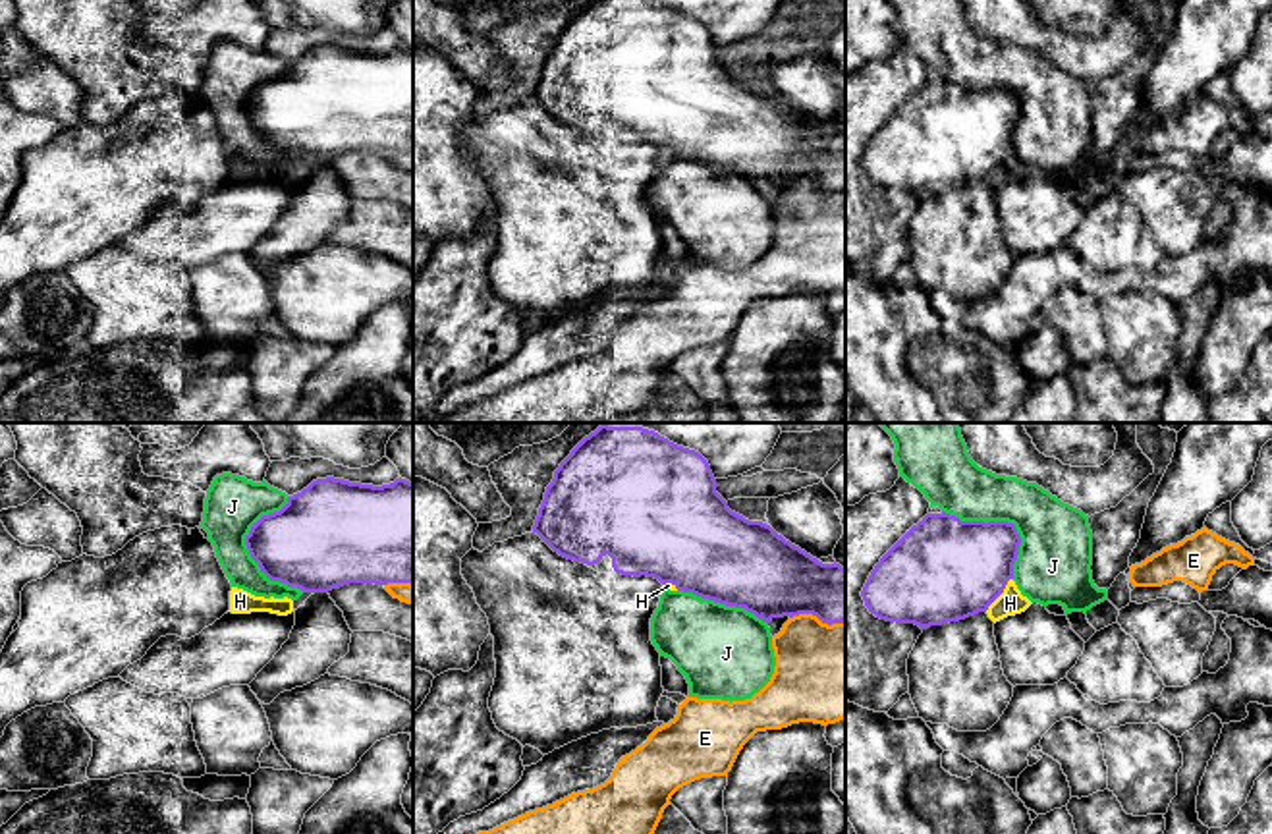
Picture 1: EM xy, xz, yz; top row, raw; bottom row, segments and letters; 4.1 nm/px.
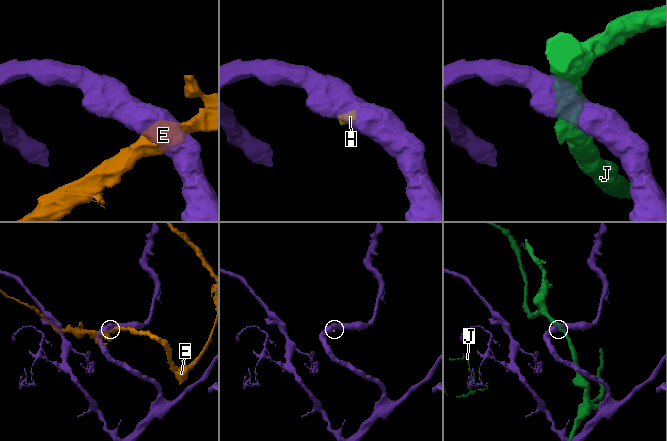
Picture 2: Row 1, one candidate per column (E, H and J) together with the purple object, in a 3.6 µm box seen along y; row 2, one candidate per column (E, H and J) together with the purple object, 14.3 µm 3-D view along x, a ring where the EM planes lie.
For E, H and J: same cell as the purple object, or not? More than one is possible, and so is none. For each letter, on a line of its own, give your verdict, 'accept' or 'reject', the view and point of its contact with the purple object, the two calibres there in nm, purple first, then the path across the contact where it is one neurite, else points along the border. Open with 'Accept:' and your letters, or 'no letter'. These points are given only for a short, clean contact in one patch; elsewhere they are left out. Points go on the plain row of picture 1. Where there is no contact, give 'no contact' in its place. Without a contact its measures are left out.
Accept: H
E: reject | xz (817, 184) | 340/400 nm
H: accept | yz (1000, 161) | 420/110 nm | across yz (946, 138), (973, 139), (1000, 161), (1010, 170)
J: reject | xy (248, 116) | 360/240 nm

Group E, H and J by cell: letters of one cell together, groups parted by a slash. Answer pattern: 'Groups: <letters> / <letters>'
Groups: E / H / J

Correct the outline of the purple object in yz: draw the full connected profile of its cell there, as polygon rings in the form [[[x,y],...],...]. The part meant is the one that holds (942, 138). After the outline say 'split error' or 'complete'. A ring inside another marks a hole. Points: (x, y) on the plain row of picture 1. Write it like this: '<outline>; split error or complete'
[[[926,81],[880,125],[861,164],[876,185],[921,197],[979,180],[996,191],[1033,172],[1013,149],[1019,112],[1013,91]]]; split error

